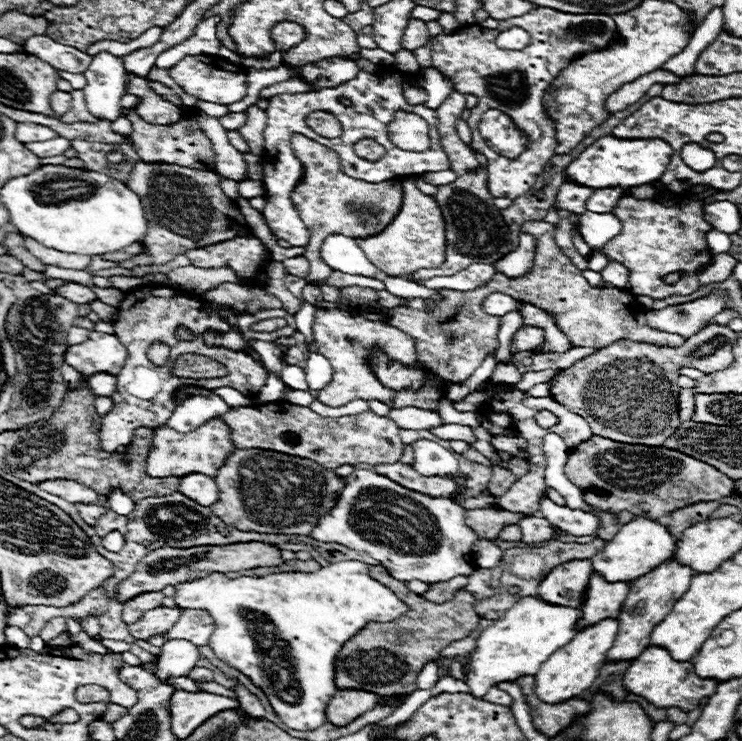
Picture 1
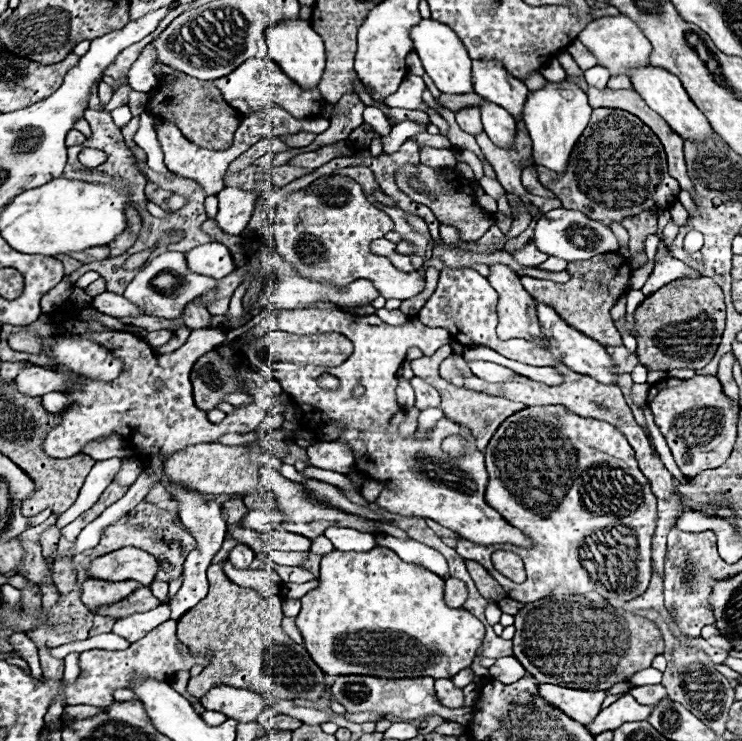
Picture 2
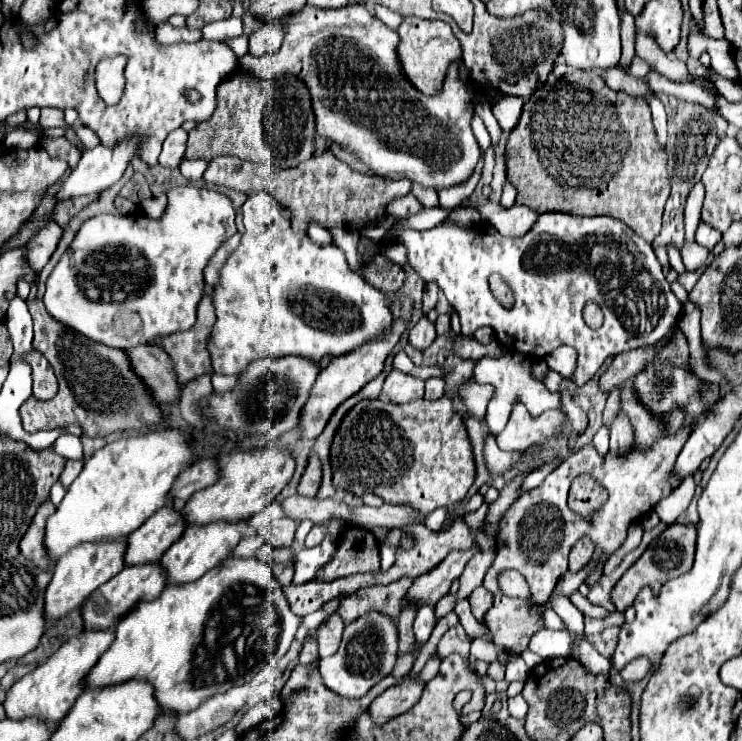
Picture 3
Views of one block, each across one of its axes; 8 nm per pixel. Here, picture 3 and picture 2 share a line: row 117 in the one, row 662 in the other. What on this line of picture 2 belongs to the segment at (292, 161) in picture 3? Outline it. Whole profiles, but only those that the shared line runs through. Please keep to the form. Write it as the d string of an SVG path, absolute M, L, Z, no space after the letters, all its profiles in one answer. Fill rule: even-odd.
M222 564L208 568L210 590L200 604L186 612L178 620L178 638L196 654L212 652L212 662L202 670L200 676L190 678L186 692L194 698L204 696L208 688L226 684L234 688L252 688L262 696L276 700L320 700L324 692L324 672L312 664L300 664L300 660L312 660L302 644L292 642L280 628L284 618L280 596L258 596L252 588L236 586L222 572ZM276 660L296 660L296 664L276 664ZM272 684L272 690L270 690ZM272 692L272 694L270 694Z

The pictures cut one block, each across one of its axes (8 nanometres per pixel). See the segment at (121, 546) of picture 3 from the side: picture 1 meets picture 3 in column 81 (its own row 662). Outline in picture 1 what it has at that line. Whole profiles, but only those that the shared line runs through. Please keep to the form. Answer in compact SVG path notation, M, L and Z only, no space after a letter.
M606 618L578 632L578 636L574 636L574 640L566 644L566 648L560 648L558 652L554 652L554 656L550 656L550 660L546 660L546 664L542 664L542 668L538 670L538 676L534 676L538 698L548 704L556 704L588 690L596 680L600 668L606 664L606 654L612 648L616 634L618 634L616 618Z

